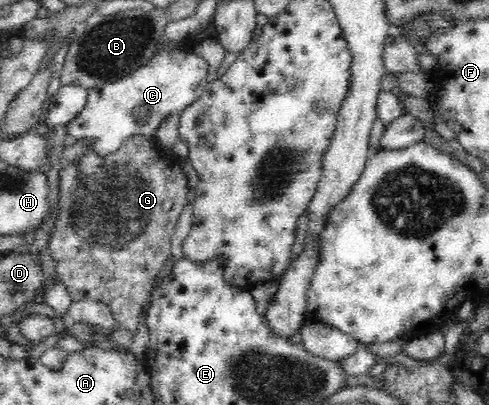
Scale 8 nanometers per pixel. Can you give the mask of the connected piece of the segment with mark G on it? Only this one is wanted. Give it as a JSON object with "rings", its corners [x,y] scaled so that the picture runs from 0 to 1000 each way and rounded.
{"rings":[[[272,331],[243,370],[235,378],[221,378],[219,385],[202,385],[202,378],[194,378],[192,353],[139,353],[123,388],[123,410],[121,504],[125,506],[125,531],[112,553],[115,568],[106,575],[100,602],[106,630],[121,652],[117,654],[119,694],[139,719],[153,748],[157,743],[204,743],[217,753],[227,765],[227,778],[237,788],[241,807],[258,812],[276,832],[284,822],[288,783],[303,765],[313,716],[319,711],[313,706],[319,699],[319,681],[325,677],[335,644],[350,632],[350,580],[354,580],[362,543],[384,499],[391,462],[384,435],[374,420],[374,393],[354,373],[333,373],[313,343],[303,343],[288,331]]]}

